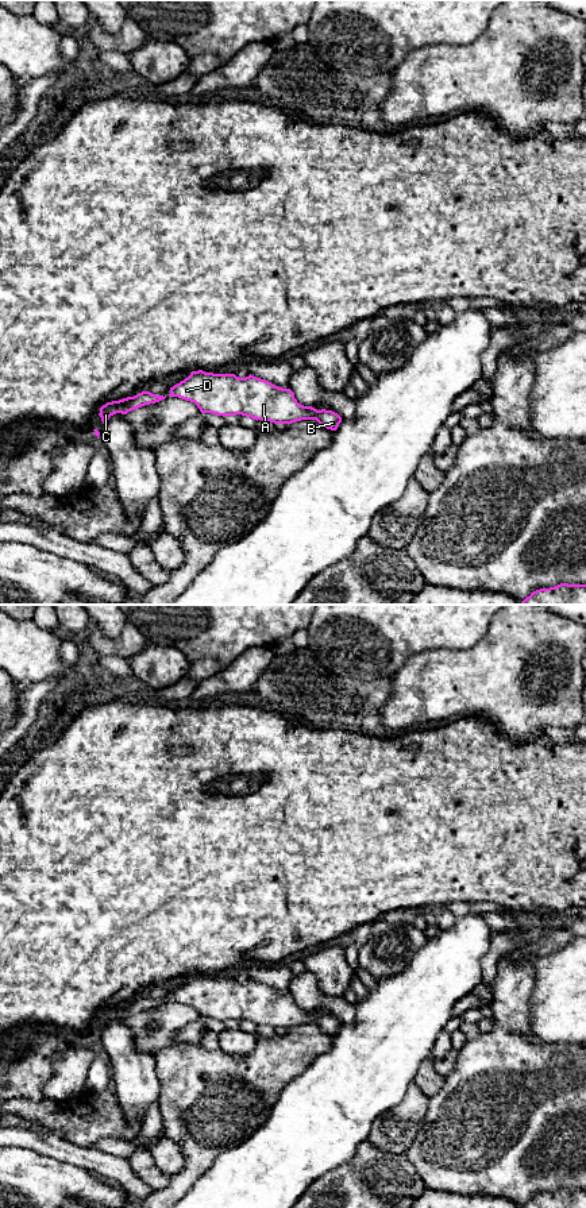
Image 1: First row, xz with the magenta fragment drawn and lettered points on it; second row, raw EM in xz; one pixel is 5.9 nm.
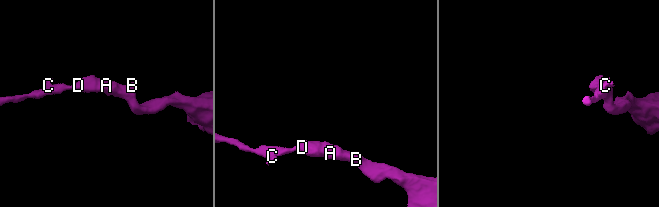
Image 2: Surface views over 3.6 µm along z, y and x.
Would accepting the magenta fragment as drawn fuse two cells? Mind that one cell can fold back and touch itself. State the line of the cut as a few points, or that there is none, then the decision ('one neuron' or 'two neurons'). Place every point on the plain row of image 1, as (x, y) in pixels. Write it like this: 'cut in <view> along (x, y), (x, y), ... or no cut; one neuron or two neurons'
no cut; one neuron

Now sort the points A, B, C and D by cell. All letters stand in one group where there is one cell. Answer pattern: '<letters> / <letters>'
A B C D

